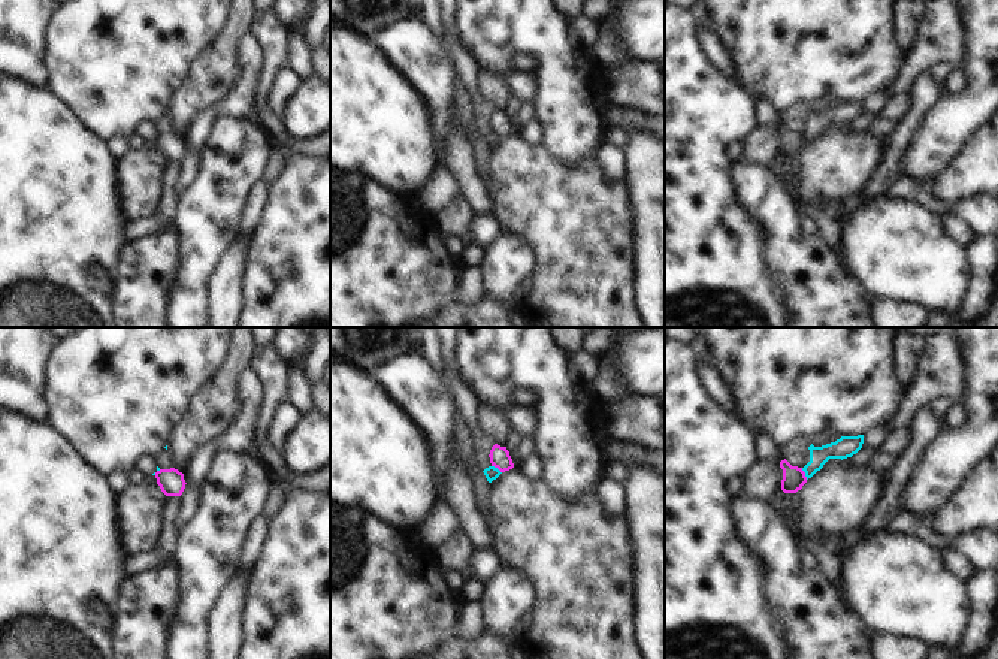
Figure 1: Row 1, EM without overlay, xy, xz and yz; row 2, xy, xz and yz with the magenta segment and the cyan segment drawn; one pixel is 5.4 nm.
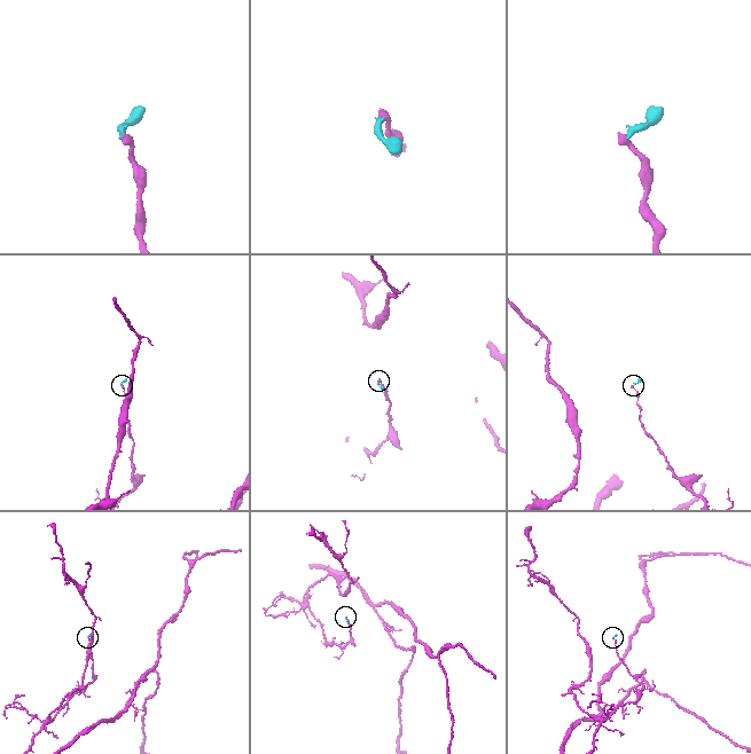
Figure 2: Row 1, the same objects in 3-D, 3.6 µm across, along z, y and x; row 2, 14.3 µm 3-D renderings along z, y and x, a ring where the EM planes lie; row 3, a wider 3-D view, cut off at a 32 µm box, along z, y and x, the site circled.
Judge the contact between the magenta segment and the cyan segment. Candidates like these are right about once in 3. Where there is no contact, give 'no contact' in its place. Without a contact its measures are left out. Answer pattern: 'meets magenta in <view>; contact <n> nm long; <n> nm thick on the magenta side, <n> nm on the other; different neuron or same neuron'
meets magenta in yz; contact 70 nm long; 120 nm thick on the magenta side, 110 nm on the other; different neuron

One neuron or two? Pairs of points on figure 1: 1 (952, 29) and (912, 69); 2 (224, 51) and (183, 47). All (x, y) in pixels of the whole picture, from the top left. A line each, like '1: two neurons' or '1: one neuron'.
1: one neuron
2: two neurons

